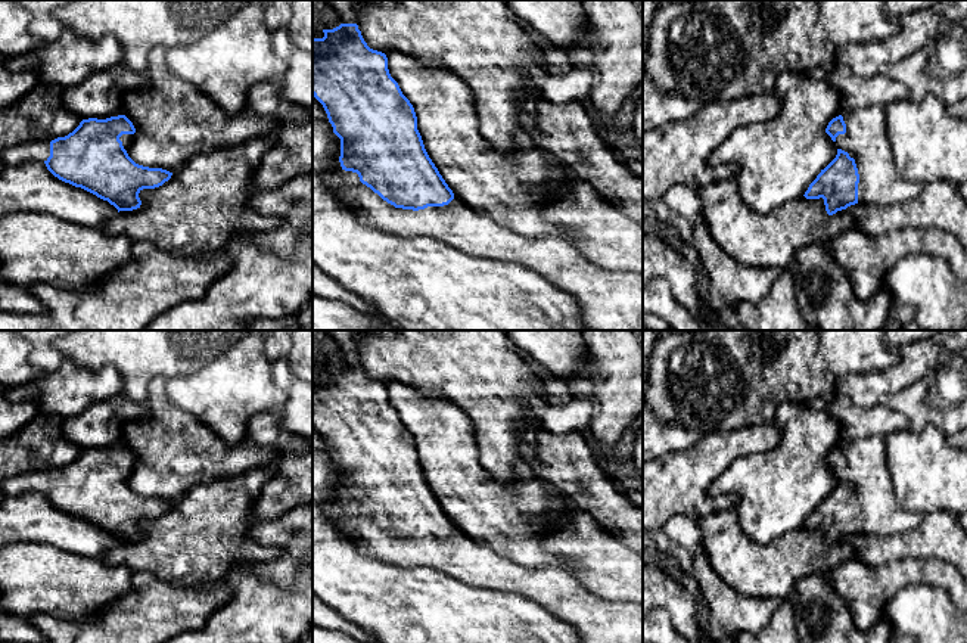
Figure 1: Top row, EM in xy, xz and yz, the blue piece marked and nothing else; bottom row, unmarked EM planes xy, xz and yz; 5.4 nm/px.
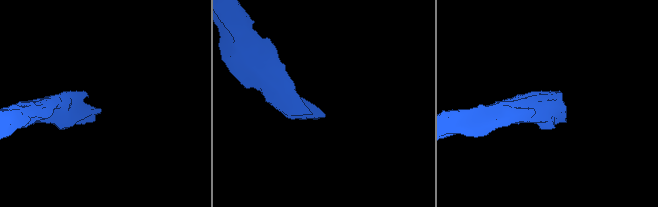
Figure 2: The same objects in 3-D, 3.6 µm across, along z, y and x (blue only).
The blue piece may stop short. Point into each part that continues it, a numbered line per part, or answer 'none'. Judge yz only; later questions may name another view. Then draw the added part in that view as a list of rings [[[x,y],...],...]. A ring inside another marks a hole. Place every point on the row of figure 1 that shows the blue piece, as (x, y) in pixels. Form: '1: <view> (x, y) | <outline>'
1: yz (866, 140) | [[[883,105],[855,109],[843,121],[846,133],[834,146],[855,159],[862,204],[905,204],[921,192],[924,183],[908,181],[895,167]]]

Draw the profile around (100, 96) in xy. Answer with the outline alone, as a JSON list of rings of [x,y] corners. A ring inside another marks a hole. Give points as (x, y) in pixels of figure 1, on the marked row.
[[[125,63],[91,74],[62,93],[63,106],[81,119],[122,115],[124,96],[149,87],[149,72],[131,71]]]

